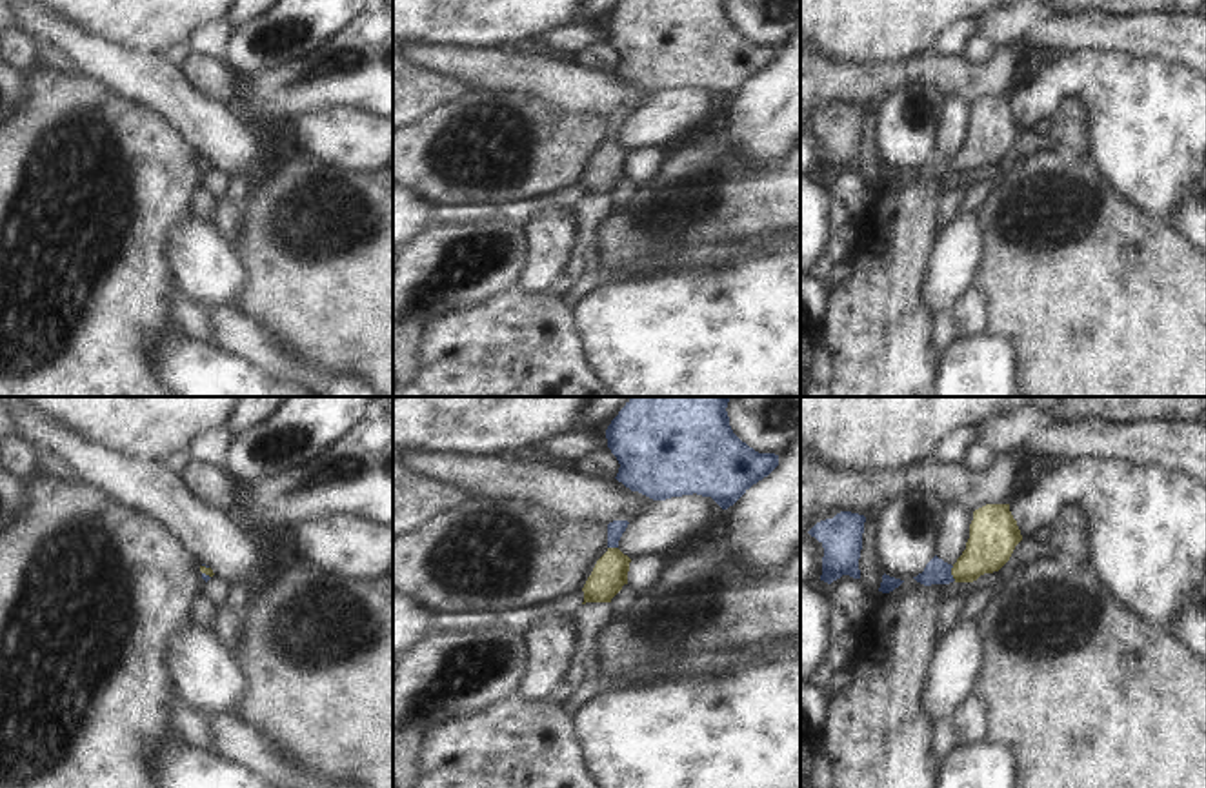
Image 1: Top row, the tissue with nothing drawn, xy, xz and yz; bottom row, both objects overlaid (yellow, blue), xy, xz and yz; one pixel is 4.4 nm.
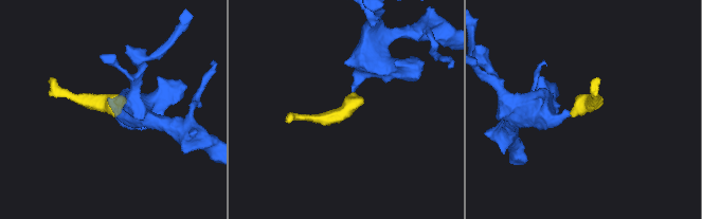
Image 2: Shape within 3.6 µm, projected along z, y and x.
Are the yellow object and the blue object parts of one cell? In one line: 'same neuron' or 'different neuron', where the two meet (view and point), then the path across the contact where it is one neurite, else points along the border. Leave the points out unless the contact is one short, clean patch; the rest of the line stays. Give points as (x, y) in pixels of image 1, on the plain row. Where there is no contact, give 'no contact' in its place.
same neuron | yz (952, 166) | across yz (994, 128), (952, 166), (937, 164)

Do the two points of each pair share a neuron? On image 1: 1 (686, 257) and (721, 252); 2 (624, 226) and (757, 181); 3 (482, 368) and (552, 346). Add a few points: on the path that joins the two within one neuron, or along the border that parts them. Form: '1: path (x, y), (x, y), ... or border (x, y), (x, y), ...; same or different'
1: path (695, 257), (712, 255); same
2: path (657, 224), (701, 197), (724, 197); same
3: path (499, 368), (515, 368), (524, 359), (535, 355); same

